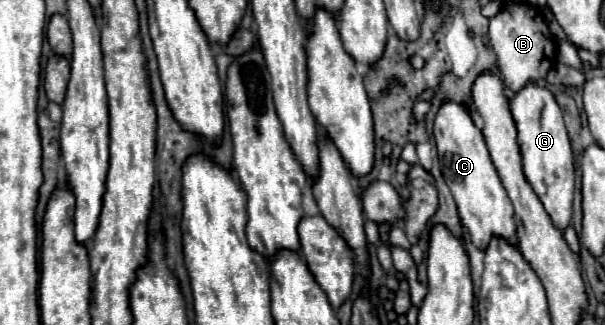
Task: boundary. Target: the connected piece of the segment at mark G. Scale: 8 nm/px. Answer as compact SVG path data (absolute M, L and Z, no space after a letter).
M536 84L524 86L510 102L510 112L518 130L518 146L522 154L522 172L544 204L548 216L558 230L566 230L572 220L572 194L574 194L574 158L566 134L562 110L552 92Z

